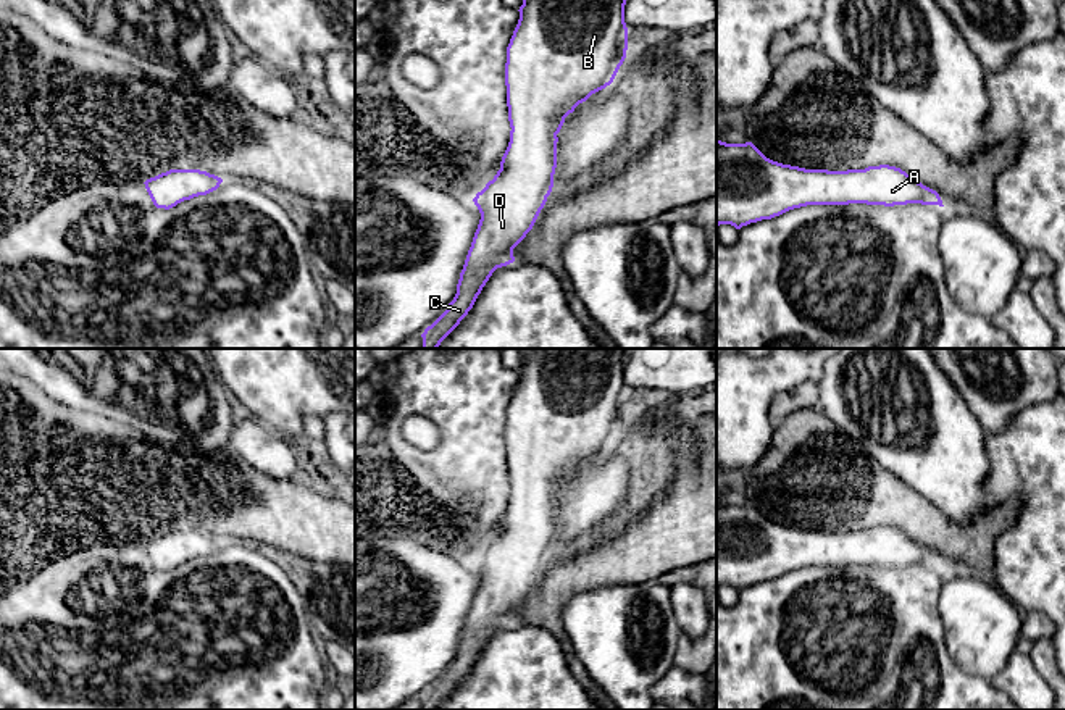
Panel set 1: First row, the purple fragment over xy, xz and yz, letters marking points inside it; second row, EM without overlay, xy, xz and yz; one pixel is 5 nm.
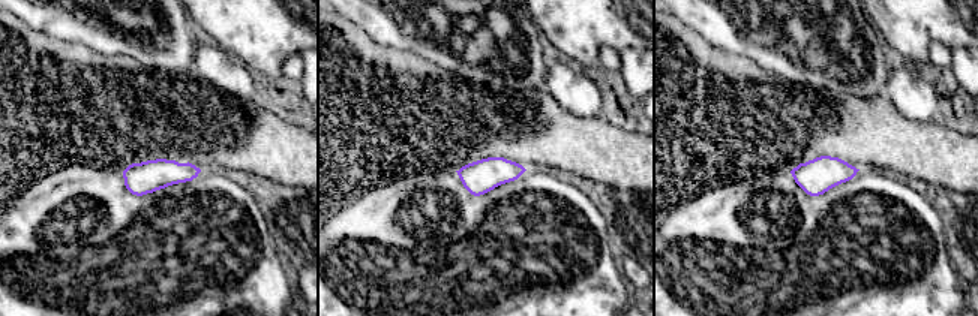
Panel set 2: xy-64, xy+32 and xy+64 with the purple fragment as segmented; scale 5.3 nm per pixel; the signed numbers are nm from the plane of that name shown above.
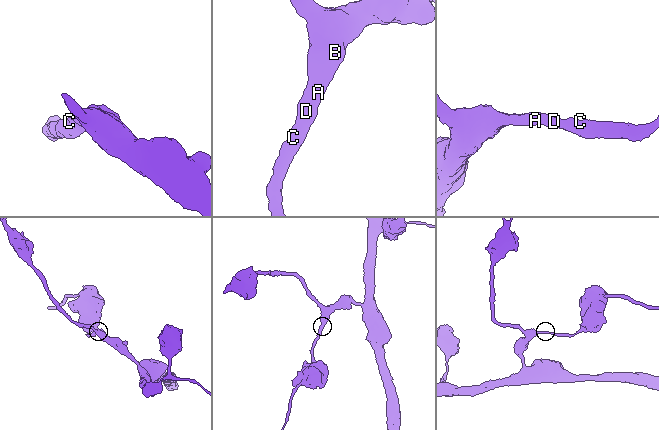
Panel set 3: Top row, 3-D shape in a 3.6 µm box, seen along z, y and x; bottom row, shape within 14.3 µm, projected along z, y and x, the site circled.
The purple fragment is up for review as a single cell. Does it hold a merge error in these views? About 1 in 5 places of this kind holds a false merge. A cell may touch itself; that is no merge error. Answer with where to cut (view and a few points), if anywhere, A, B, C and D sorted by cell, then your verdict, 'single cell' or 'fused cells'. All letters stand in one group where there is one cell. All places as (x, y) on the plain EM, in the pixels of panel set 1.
cut none; groups A B C D; single cell

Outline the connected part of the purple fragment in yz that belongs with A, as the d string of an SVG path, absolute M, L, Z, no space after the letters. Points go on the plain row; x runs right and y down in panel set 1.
M716 500L716 589L731 586L736 591L771 581L789 571L807 566L942 566L939 555L889 526L865 531L828 532L805 531L766 520L752 503L726 505Z

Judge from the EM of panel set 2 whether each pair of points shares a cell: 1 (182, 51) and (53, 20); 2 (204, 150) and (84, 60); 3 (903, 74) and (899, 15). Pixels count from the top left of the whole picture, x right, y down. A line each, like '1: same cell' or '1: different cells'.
1: same cell
2: same cell
3: different cells

